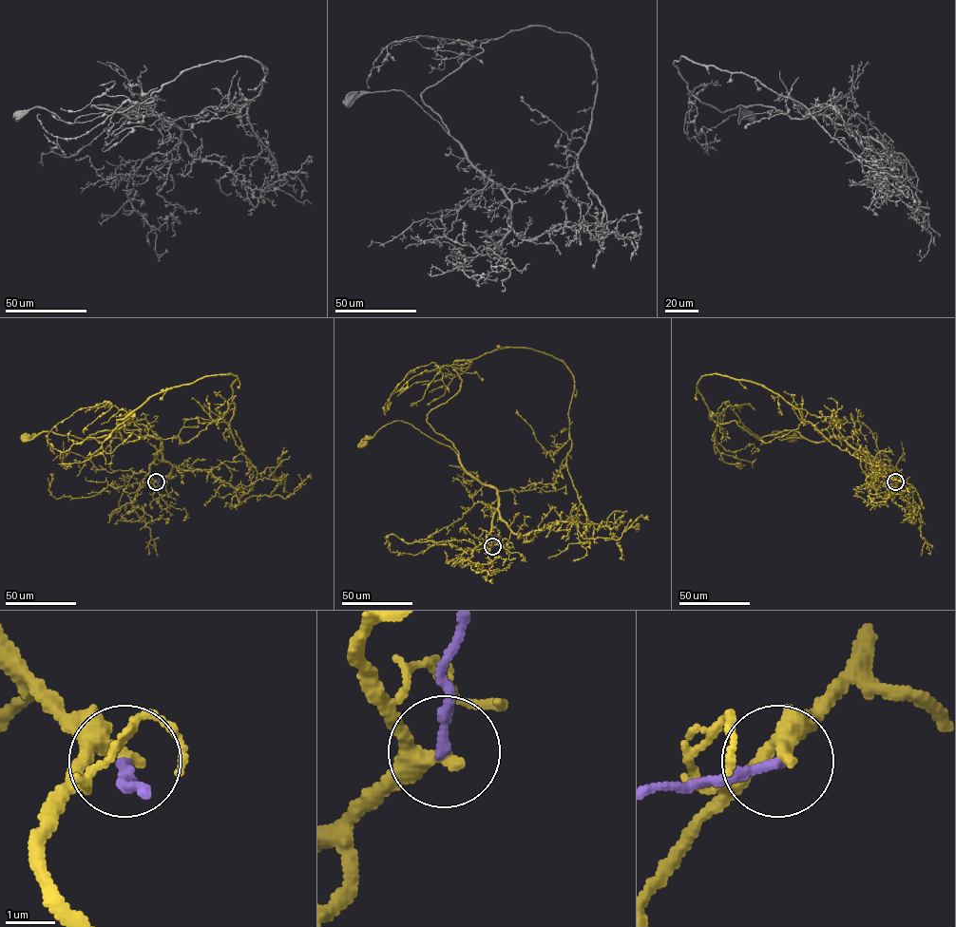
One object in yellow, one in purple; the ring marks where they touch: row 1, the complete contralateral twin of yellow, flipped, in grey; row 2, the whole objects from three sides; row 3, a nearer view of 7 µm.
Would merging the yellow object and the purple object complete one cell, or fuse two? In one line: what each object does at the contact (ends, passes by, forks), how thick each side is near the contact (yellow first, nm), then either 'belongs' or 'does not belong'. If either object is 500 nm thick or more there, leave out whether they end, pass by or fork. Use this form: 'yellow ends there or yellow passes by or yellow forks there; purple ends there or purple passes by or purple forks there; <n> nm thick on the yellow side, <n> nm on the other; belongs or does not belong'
yellow passes by; purple ends there; 320 nm thick on the yellow side, 190 nm on the other; does not belong

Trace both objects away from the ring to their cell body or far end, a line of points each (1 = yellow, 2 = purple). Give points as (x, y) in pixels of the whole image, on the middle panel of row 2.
1: (492, 546), (487, 548), (485, 540), (498, 505), (496, 490), (470, 476), (453, 449), (396, 421), (362, 444)
2: (492, 546), (495, 534)

